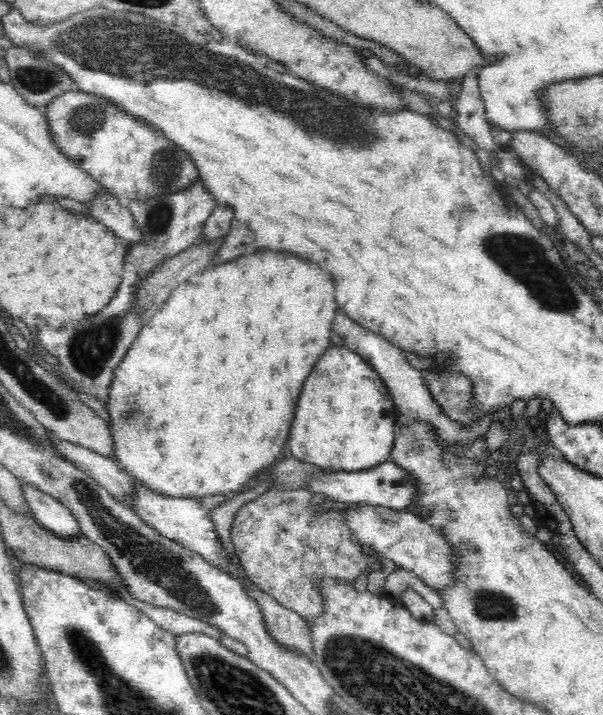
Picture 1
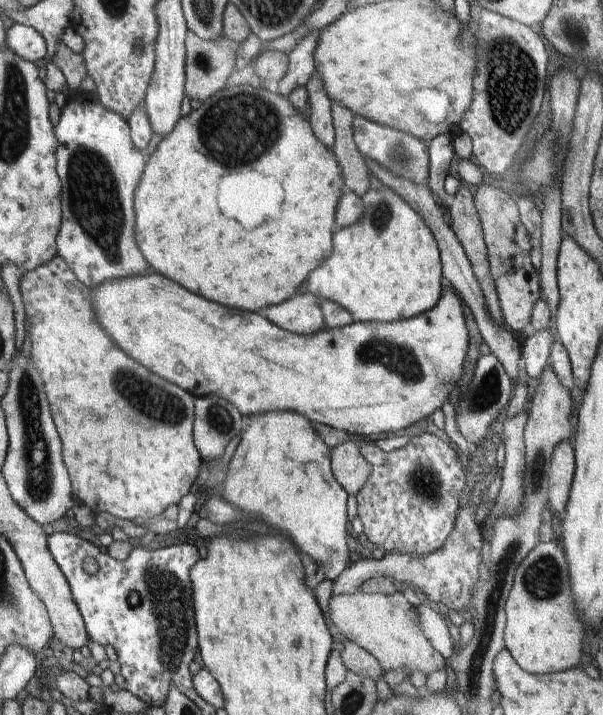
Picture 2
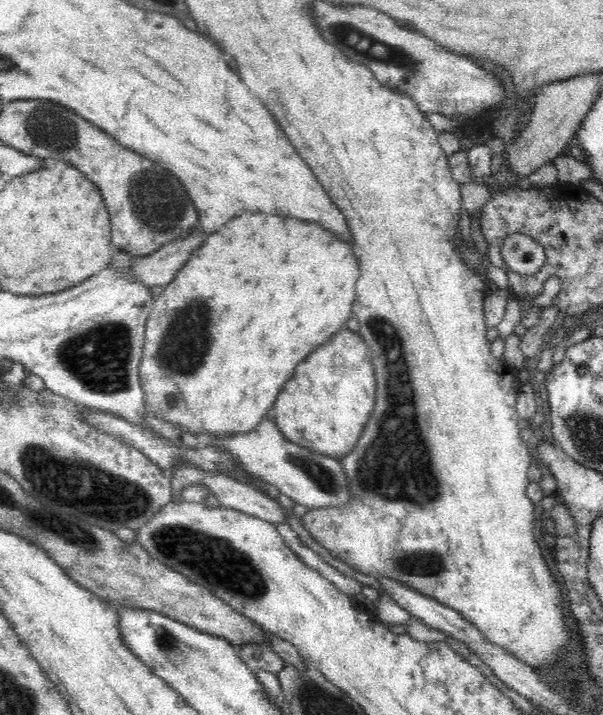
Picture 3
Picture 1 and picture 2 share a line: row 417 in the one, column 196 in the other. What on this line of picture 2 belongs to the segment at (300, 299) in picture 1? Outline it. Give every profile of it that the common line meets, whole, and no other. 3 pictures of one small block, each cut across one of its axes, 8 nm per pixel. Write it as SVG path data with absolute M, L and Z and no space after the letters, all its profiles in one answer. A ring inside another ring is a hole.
M225 86L201 102L197 110L191 110L187 116L180 117L174 130L161 140L158 148L147 159L144 174L134 194L136 246L144 256L144 261L155 273L171 279L186 290L192 290L194 294L200 294L227 308L240 308L258 313L265 306L275 306L294 298L296 290L312 270L319 268L330 258L336 209L343 190L346 189L342 170L333 152L316 138L308 119L304 118L282 94L259 87ZM236 148L238 160L250 160L250 170L268 174L268 178L274 178L280 186L286 184L286 192L282 192L282 198L286 198L286 214L290 214L290 218L286 220L286 238L284 220L262 224L254 228L250 234L238 222L222 216L216 208L218 182L224 174L230 174L234 170Z

